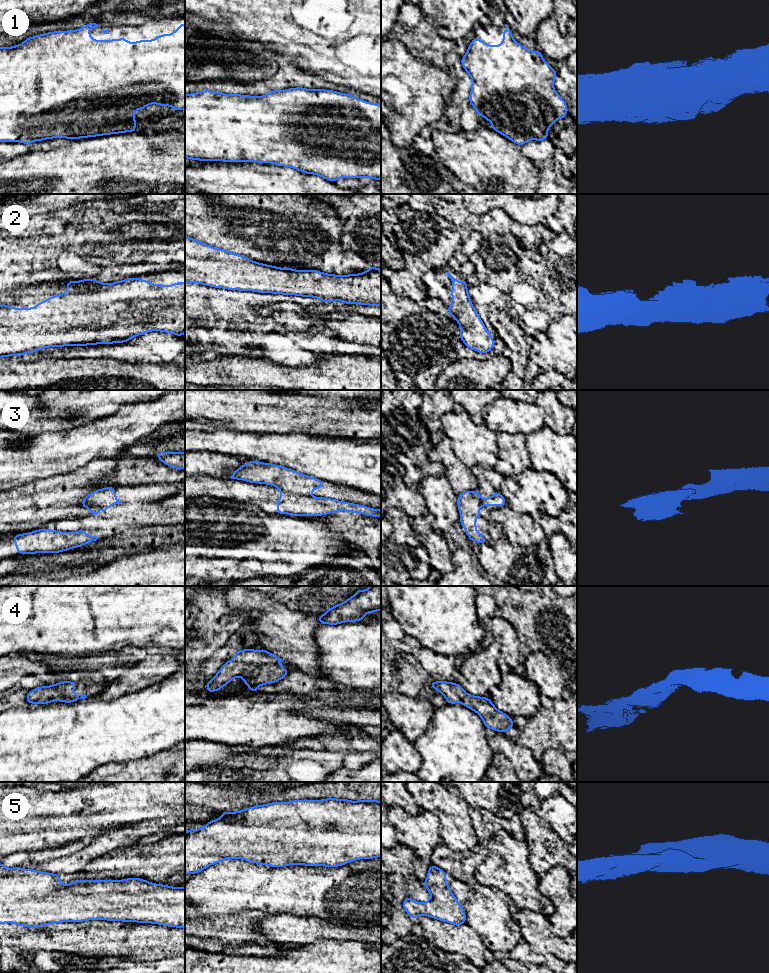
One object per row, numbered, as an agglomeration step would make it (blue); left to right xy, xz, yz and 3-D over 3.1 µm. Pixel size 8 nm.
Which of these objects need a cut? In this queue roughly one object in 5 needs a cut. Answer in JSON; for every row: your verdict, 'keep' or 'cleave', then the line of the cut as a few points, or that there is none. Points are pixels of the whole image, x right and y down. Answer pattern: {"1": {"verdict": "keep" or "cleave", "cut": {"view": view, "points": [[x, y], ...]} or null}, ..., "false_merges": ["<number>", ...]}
{"1": {"verdict": "keep", "cut": null}, "2": {"verdict": "keep", "cut": null}, "3": {"verdict": "cleave", "cut": {"view": "xz", "points": [[279, 488], [310, 496]]}}, "4": {"verdict": "keep", "cut": null}, "5": {"verdict": "keep", "cut": null}, "false_merges": ["3"]}

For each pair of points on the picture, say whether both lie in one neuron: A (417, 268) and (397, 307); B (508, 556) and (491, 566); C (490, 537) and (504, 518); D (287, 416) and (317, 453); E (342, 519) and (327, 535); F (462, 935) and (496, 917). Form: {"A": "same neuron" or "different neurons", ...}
{"A": "different neurons", "B": "same neuron", "C": "different neurons", "D": "different neurons", "E": "different neurons", "F": "different neurons"}

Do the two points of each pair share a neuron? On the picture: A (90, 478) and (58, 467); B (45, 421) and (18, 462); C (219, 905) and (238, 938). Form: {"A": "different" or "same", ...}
{"A": "different", "B": "different", "C": "different"}

